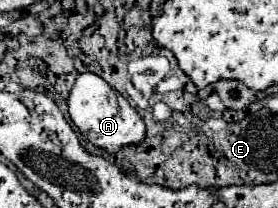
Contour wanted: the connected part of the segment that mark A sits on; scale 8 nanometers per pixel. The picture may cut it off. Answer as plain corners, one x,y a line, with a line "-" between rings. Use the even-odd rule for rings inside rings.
81,73
69,93
69,117
77,129
97,147
113,153
125,145
139,143
145,137
145,123
129,101
95,73
-
113,95
113,97
111,97

